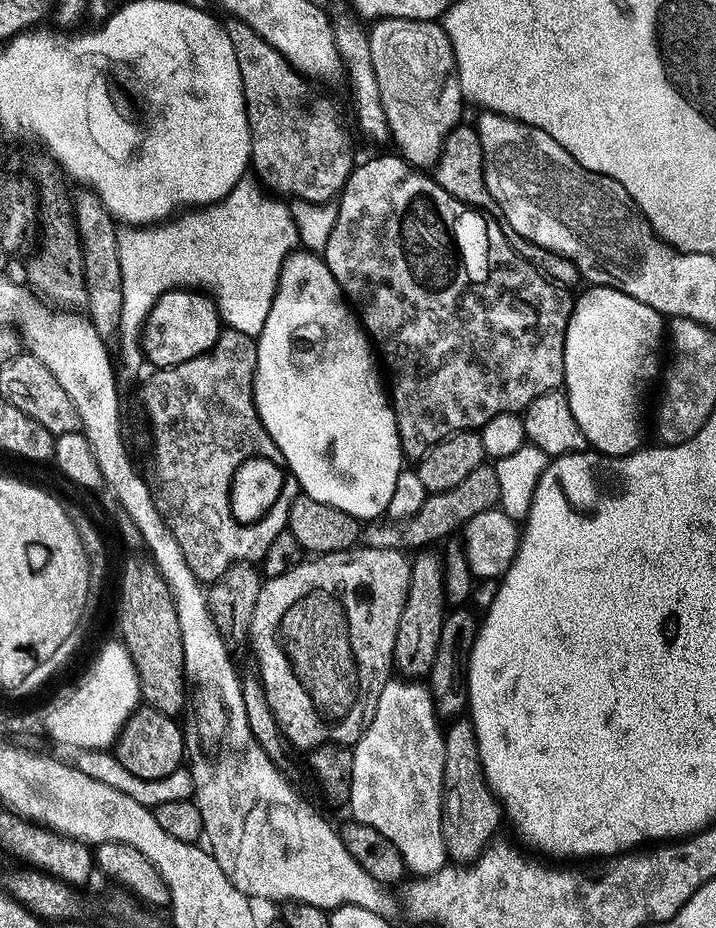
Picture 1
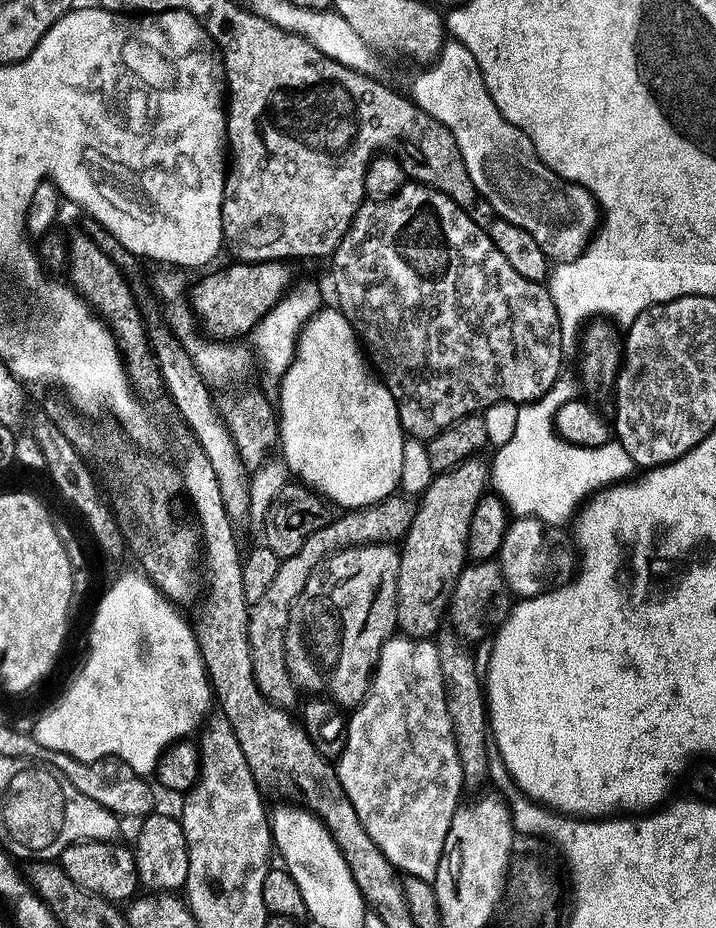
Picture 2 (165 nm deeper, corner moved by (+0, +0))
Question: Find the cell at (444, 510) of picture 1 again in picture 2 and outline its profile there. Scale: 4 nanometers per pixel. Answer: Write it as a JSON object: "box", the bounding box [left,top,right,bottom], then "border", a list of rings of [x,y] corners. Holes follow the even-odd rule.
{"box":[248,494,417,710],"border":[[[393,494],[366,508],[341,511],[337,520],[336,517],[329,519],[328,523],[314,530],[314,534],[310,534],[306,542],[302,542],[298,554],[290,554],[281,559],[266,594],[248,610],[248,637],[254,666],[254,682],[272,707],[285,710],[297,707],[298,689],[292,683],[292,675],[288,672],[286,662],[286,630],[290,622],[290,610],[302,594],[308,579],[328,557],[344,548],[356,548],[360,544],[392,544],[403,541],[404,535],[410,530],[410,522],[414,522],[416,505],[417,501],[407,495]]]}

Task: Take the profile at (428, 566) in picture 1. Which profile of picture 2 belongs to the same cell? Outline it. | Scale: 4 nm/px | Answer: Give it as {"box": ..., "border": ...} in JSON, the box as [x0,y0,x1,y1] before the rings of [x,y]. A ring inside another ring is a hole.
{"box":[396,458,490,640],"border":[[[484,458],[464,460],[450,470],[433,475],[428,488],[419,497],[414,522],[410,522],[410,530],[404,535],[403,541],[399,545],[400,565],[398,566],[398,582],[396,583],[396,626],[403,635],[413,636],[415,640],[427,640],[435,637],[436,633],[440,631],[446,620],[452,591],[458,582],[458,574],[462,574],[468,560],[470,518],[474,518],[478,498],[482,498],[490,488],[489,461],[480,459]]]}

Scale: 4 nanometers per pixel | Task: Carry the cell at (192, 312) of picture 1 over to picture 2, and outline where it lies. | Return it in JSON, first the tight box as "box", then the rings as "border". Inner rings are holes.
{"box":[190,262,288,342],"border":[[[232,262],[225,272],[202,277],[190,288],[190,303],[203,331],[209,337],[229,342],[247,337],[285,295],[288,272],[284,268],[280,262]]]}

